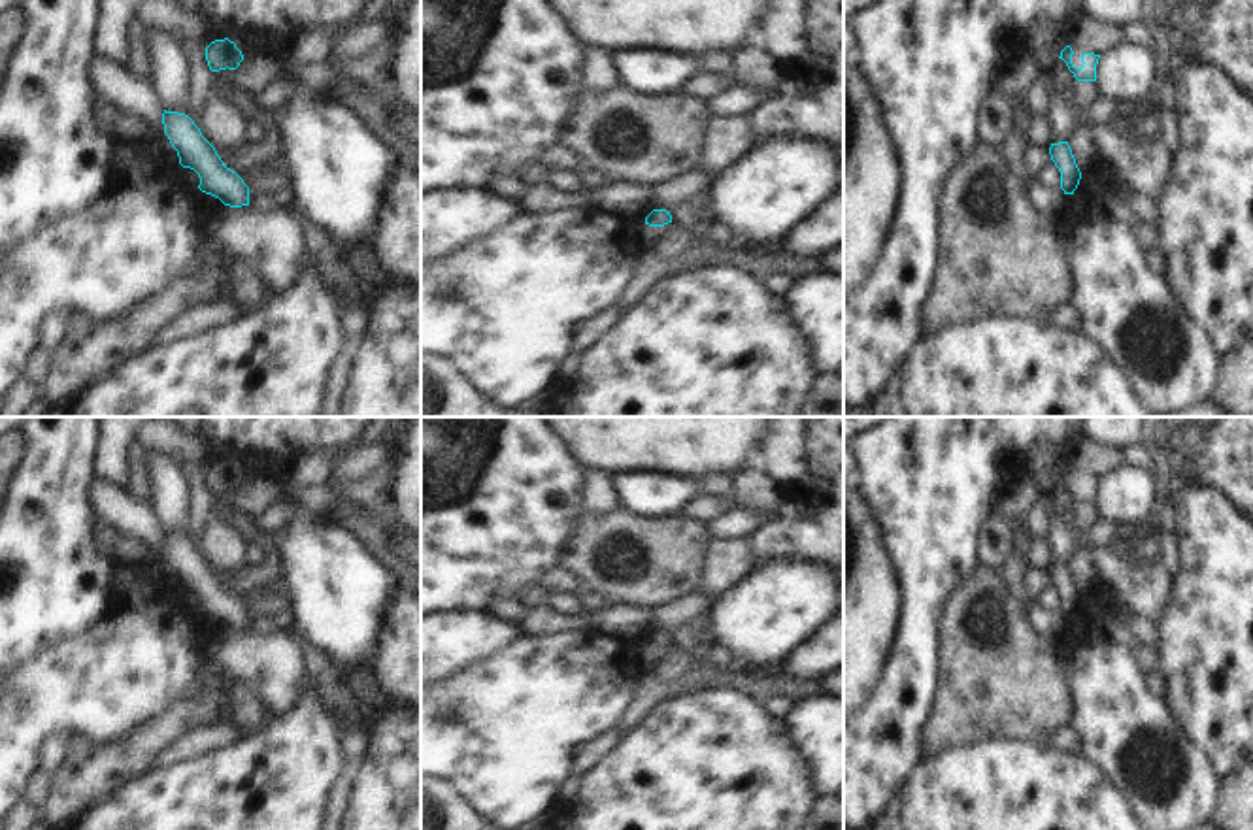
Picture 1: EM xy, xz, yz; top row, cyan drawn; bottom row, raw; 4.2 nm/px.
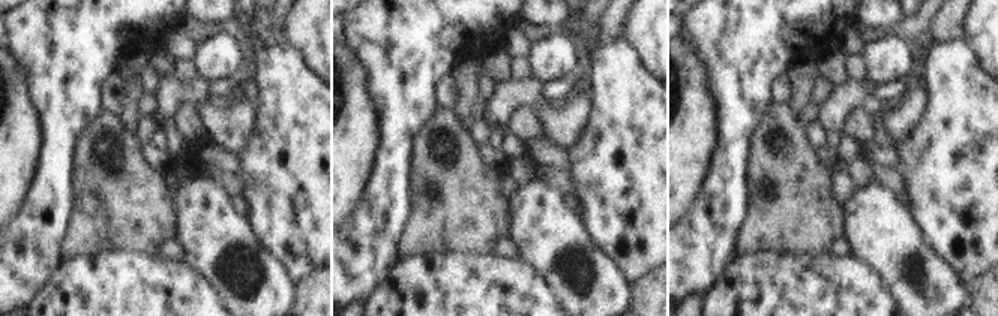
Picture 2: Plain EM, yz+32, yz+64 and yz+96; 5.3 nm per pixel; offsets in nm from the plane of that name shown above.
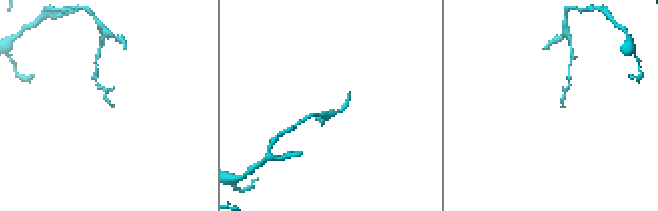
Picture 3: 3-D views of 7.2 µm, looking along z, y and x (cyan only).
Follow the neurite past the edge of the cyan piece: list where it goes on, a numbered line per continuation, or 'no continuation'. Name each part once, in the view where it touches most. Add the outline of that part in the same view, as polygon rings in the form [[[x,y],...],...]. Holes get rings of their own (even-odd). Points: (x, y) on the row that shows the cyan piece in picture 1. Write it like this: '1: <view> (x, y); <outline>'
no continuation

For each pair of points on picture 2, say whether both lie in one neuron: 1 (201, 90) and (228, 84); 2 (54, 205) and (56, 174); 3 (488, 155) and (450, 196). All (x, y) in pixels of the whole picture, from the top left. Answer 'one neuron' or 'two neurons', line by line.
1: two neurons
2: one neuron
3: two neurons

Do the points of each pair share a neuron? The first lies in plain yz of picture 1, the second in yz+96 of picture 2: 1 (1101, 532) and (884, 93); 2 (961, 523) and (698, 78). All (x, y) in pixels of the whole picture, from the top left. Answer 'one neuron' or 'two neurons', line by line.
1: two neurons
2: two neurons

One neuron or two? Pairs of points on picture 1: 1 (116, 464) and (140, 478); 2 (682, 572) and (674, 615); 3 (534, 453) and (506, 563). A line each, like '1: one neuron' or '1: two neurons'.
1: two neurons
2: two neurons
3: one neuron

